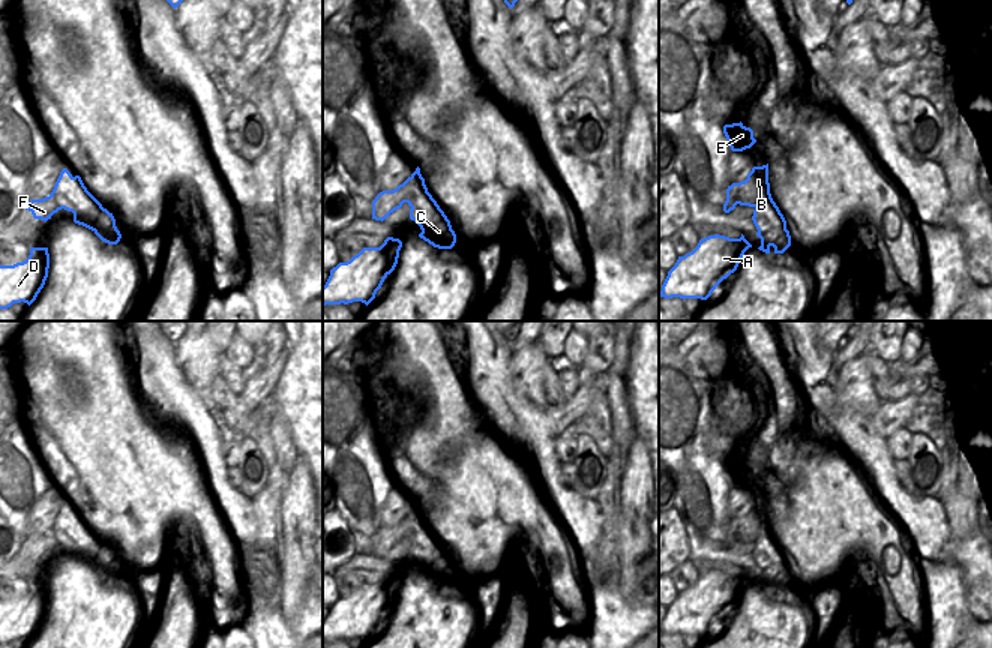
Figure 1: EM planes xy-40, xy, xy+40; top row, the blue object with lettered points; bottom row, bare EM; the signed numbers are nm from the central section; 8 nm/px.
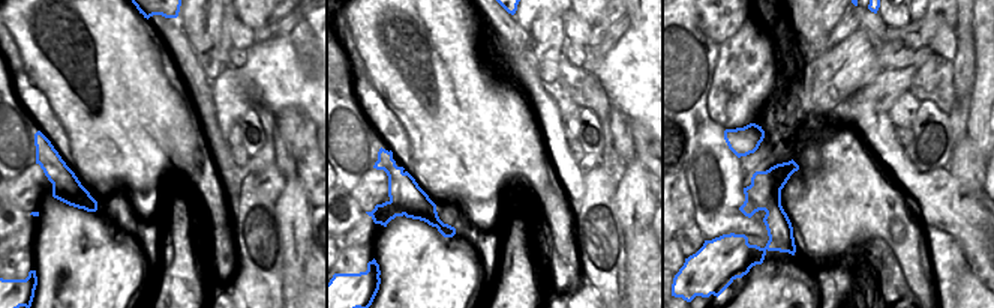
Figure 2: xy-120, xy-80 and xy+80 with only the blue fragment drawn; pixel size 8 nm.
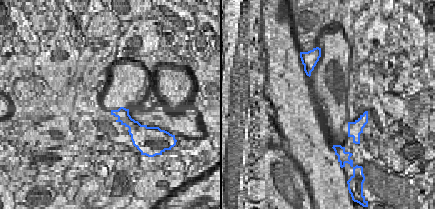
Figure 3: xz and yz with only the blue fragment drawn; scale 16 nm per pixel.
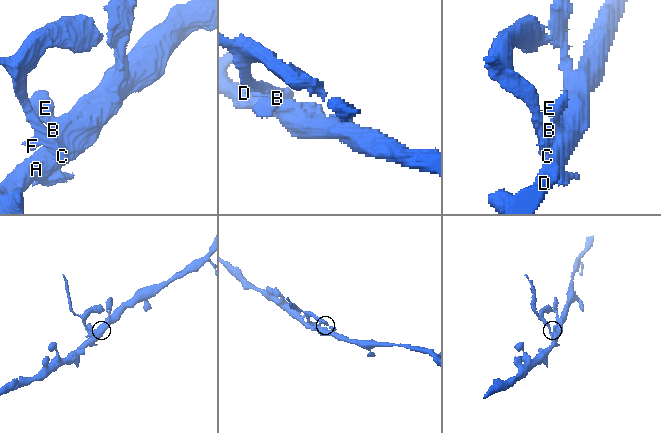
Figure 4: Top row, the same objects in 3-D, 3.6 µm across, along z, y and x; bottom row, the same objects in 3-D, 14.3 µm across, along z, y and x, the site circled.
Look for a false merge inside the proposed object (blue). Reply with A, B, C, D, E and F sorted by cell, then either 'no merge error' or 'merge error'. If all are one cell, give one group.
A B D E F / C | merge error

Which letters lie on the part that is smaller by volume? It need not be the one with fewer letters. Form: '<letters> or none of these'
C

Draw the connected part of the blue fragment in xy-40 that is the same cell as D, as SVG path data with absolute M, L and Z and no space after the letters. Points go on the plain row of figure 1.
M30 584L26 597L0 602L0 645L21 638L30 642L45 621L48 604L48 584Z

